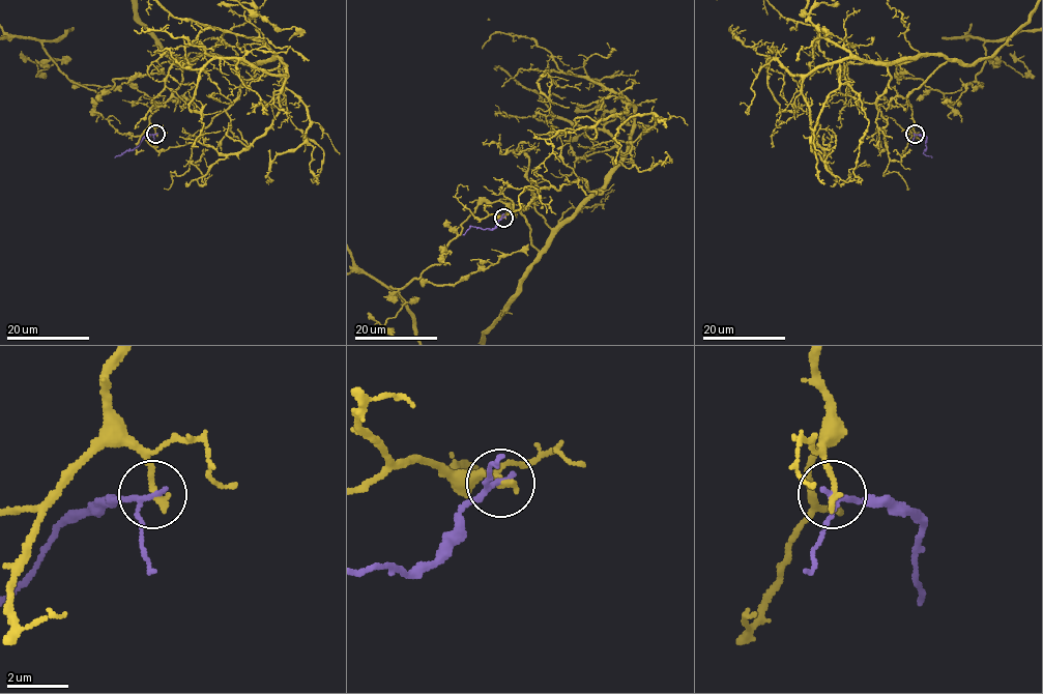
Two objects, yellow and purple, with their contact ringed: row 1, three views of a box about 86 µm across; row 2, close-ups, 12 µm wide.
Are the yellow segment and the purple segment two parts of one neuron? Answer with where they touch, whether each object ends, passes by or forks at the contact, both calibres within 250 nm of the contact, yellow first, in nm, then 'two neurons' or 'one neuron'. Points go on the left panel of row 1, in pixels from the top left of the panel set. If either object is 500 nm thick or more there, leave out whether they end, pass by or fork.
(155, 134) | yellow ends | purple passes by | 240/150 nm | two neurons

